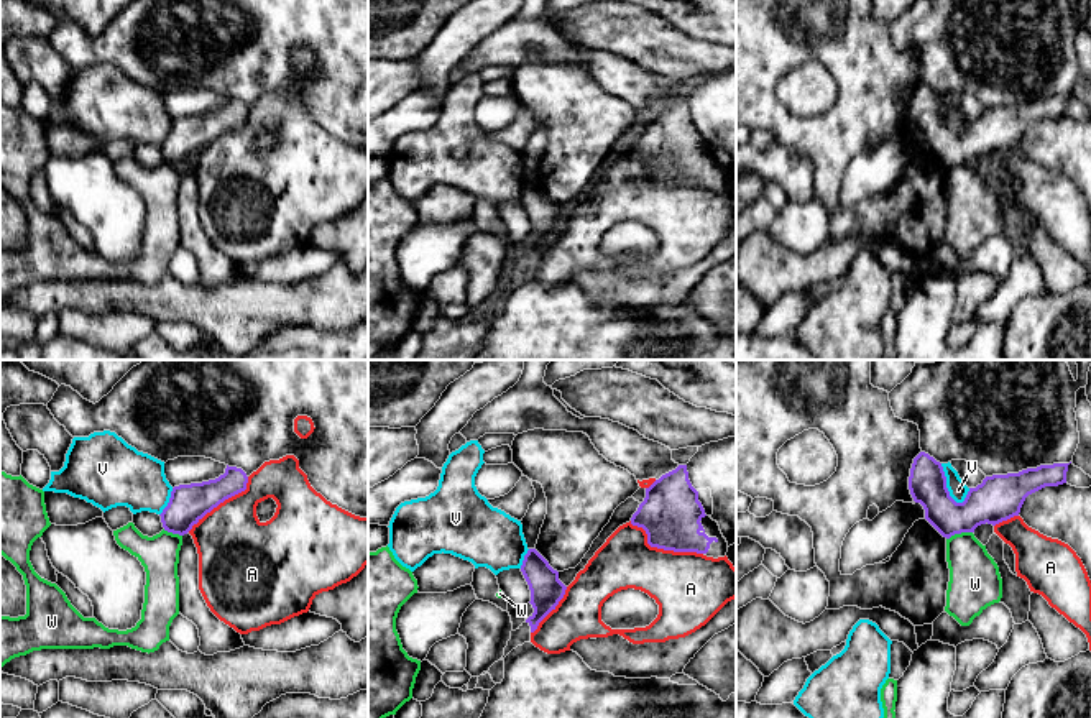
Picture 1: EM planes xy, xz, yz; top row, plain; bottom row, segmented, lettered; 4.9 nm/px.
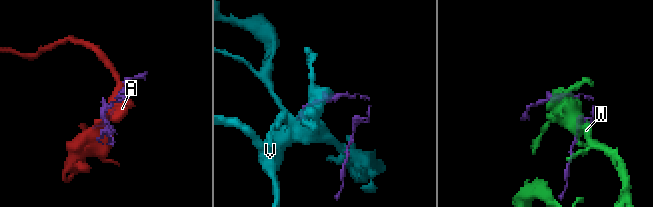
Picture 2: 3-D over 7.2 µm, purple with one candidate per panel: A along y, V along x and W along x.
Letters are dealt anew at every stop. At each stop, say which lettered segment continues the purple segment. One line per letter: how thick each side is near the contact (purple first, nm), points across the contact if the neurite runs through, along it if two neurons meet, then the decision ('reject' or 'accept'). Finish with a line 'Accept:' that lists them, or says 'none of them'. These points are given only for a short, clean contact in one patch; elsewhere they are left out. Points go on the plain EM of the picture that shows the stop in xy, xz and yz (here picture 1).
A: 300/360 nm | reject
V: 220/90 nm | reject
W: 220/260 nm | along yz (971, 163), (962, 163), (947, 171) | reject
Accept: none of them

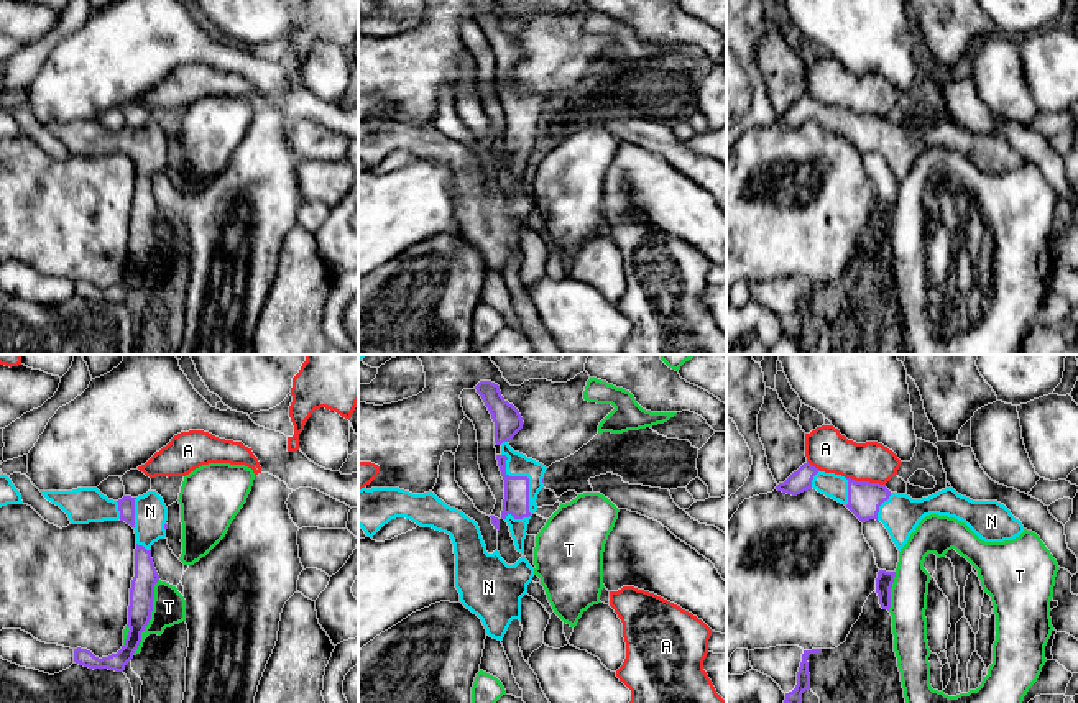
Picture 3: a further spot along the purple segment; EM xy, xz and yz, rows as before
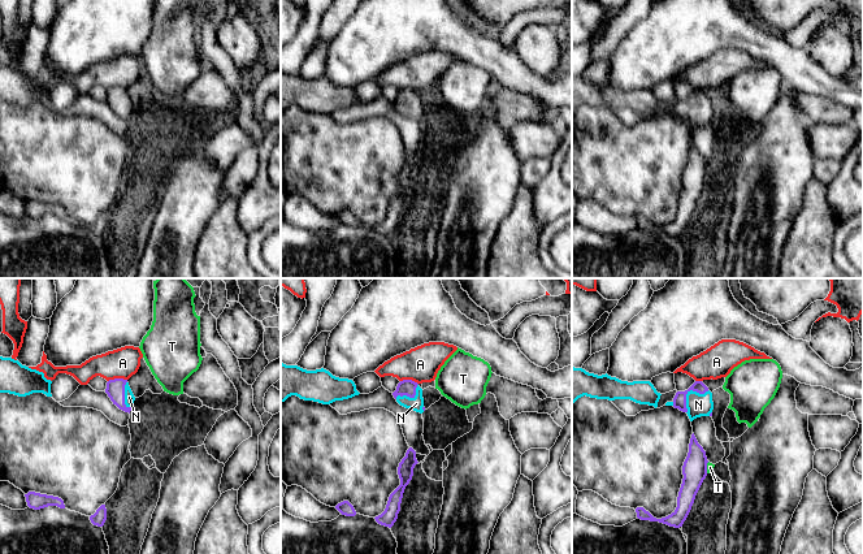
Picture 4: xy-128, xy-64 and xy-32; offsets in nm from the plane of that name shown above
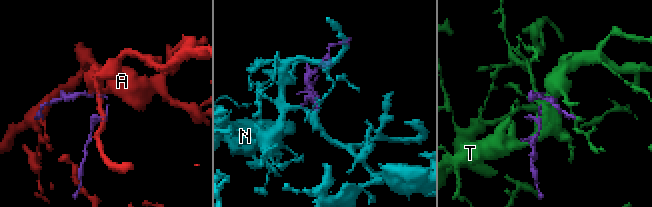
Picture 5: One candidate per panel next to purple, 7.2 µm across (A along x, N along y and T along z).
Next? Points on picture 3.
A: 160/200 nm | reject
N: 130/110 nm | accept
T: 130/160 nm | reject
Accept: N

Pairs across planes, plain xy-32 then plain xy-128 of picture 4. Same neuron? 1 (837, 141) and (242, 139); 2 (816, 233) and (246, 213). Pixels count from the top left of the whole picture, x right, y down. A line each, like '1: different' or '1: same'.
1: same
2: different

